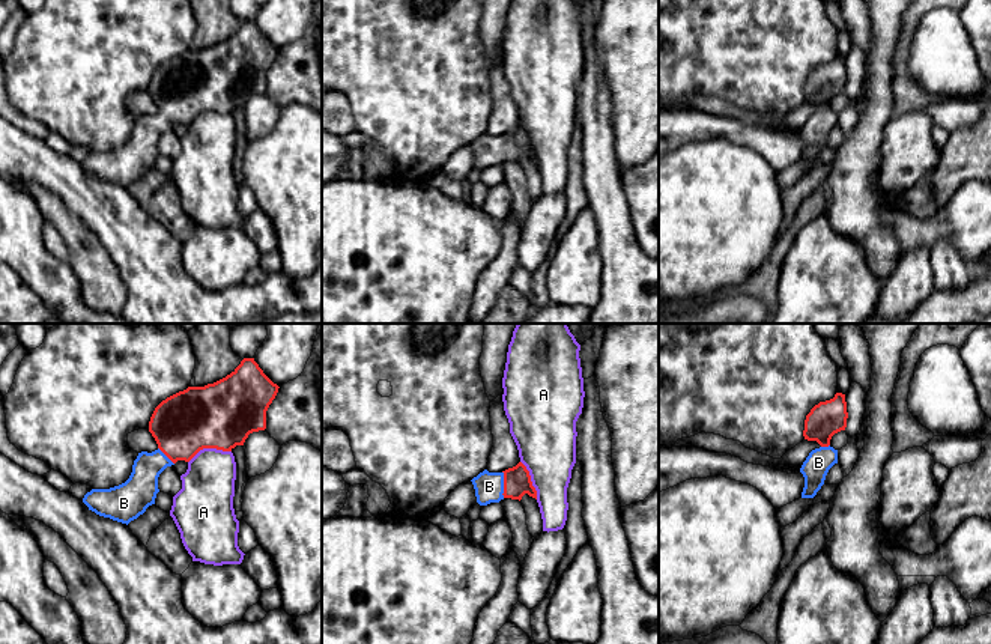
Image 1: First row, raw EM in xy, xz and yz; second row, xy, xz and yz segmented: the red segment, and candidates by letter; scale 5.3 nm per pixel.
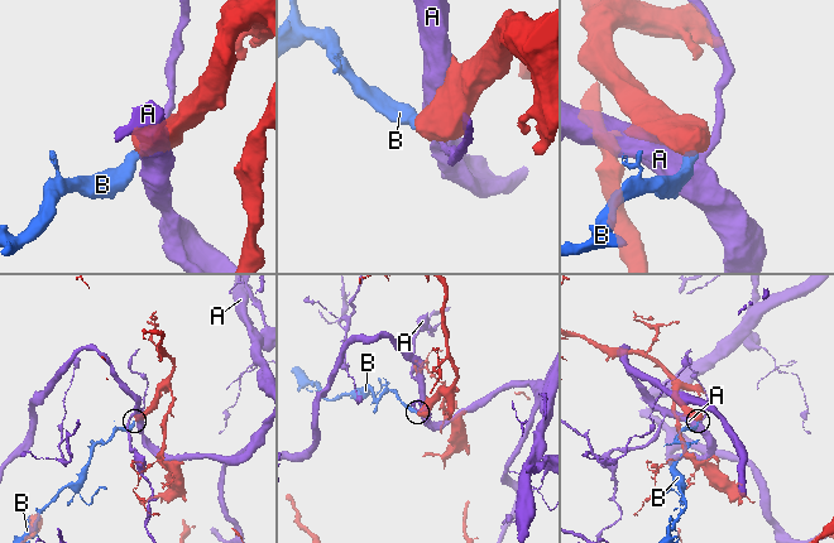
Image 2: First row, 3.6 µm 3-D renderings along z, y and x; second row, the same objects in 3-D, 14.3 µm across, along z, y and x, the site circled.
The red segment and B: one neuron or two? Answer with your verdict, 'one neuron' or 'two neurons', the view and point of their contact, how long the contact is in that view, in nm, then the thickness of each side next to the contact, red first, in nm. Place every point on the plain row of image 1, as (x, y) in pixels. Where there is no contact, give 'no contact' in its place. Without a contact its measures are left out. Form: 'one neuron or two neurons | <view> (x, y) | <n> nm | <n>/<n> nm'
one neuron | xz (504, 148) | 140 nm | 140/160 nm

